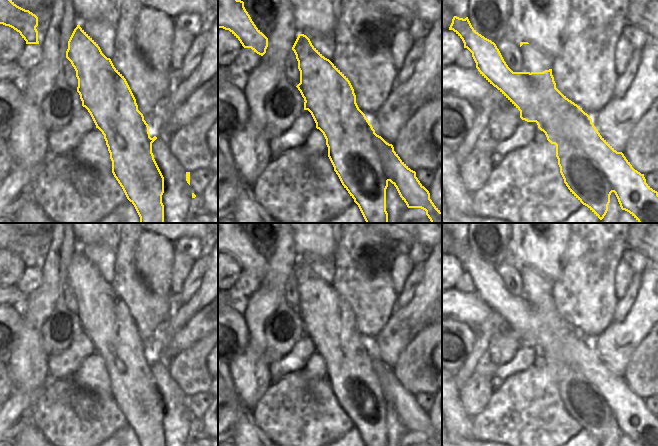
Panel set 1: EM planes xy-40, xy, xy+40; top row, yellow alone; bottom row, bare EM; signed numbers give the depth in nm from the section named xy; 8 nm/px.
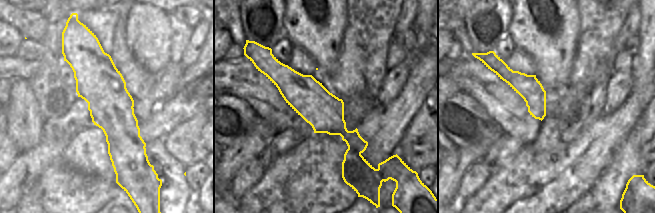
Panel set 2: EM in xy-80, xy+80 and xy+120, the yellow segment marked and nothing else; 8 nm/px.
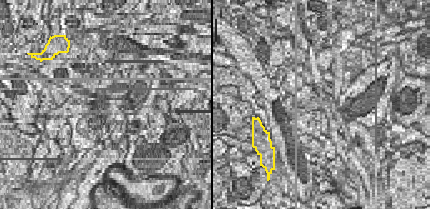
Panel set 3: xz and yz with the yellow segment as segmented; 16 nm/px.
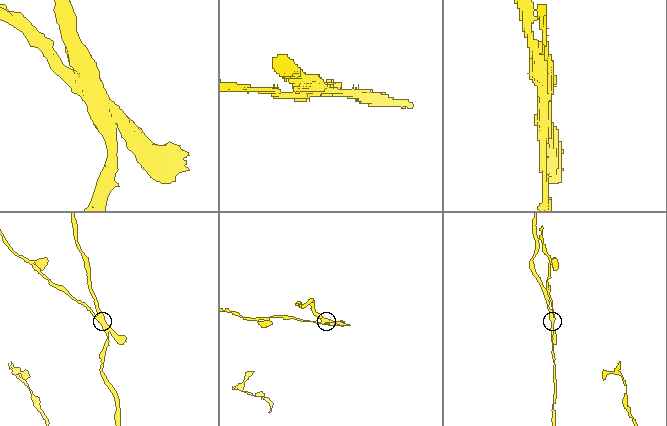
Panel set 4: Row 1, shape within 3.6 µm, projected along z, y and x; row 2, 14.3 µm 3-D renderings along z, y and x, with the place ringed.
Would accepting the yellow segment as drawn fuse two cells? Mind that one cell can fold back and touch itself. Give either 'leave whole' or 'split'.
split

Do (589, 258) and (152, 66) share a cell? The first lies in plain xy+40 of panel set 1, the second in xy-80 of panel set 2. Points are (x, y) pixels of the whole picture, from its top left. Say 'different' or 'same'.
different

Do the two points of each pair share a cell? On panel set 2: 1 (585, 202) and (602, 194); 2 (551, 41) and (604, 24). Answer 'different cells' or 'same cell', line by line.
1: different cells
2: different cells

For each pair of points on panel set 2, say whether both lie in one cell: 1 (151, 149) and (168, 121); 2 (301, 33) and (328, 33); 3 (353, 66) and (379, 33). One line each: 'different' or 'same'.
1: different
2: same
3: same

